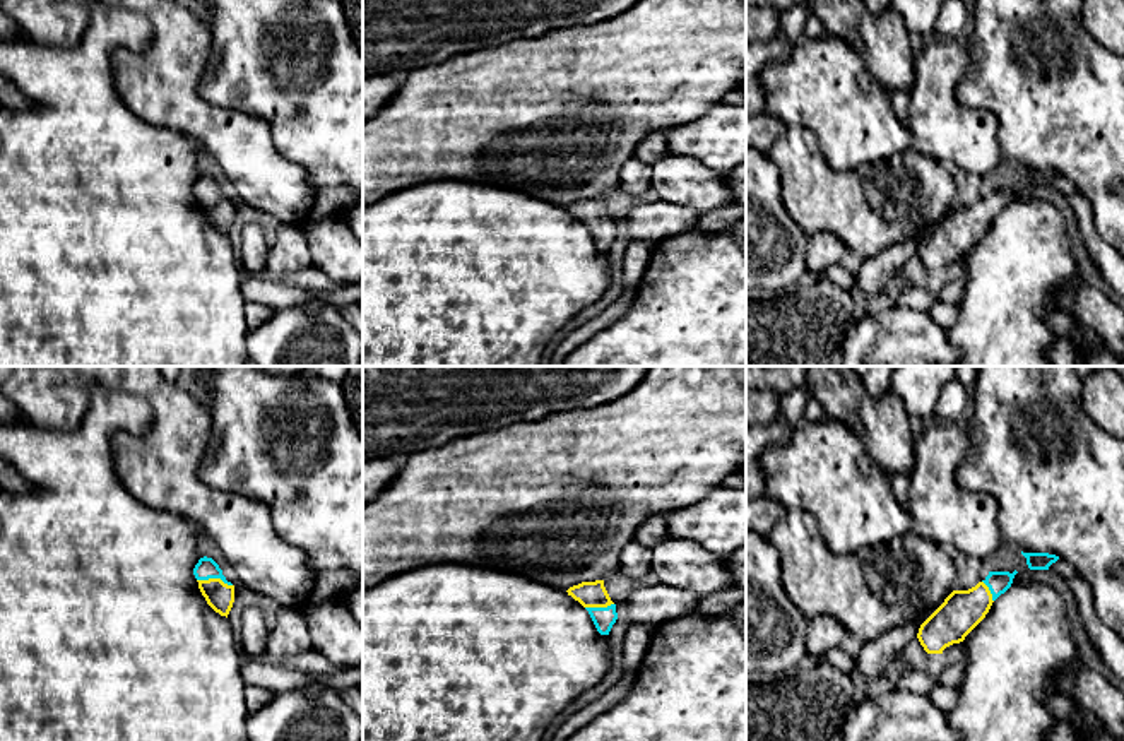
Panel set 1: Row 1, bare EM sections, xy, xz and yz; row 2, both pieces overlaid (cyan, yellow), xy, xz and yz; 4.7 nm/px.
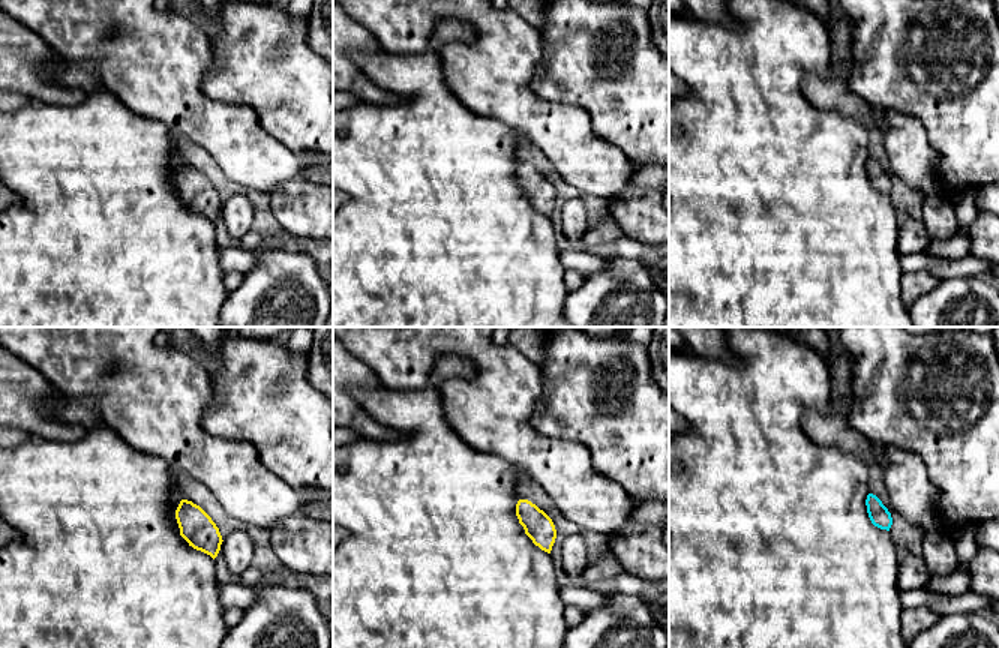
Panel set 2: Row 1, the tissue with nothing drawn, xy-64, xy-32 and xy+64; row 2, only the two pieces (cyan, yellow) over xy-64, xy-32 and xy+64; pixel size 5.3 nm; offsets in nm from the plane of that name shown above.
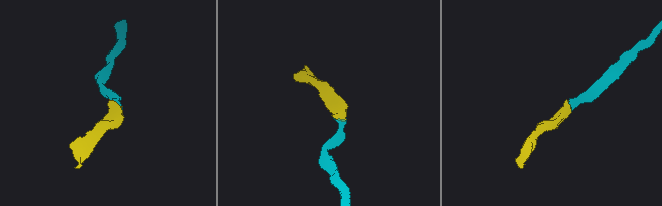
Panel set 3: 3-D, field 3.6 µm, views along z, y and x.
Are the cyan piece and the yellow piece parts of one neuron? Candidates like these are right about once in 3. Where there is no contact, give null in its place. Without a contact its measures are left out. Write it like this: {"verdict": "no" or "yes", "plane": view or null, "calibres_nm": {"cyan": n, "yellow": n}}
{"verdict": "yes", "plane": "xy", "calibres_nm": {"cyan": 100, "yellow": 140}}

